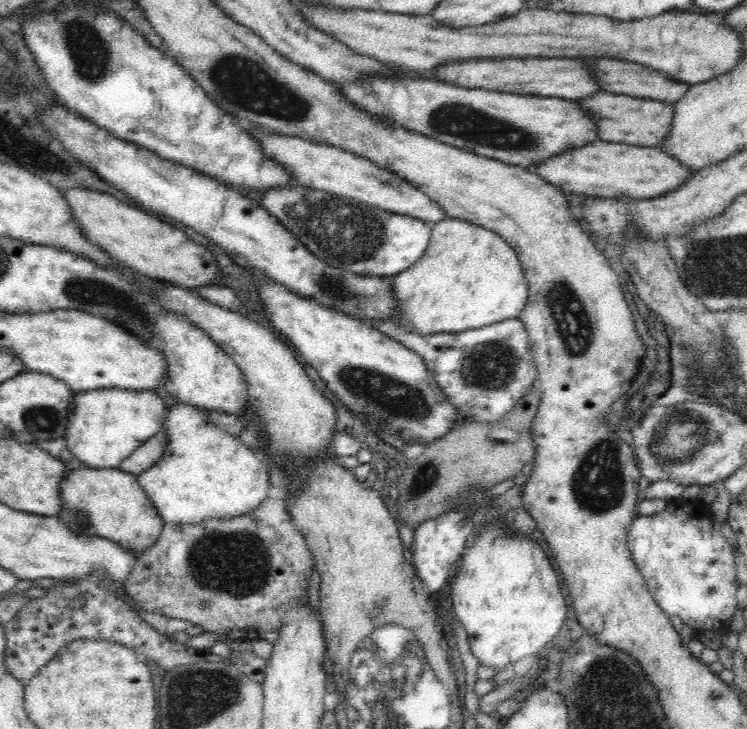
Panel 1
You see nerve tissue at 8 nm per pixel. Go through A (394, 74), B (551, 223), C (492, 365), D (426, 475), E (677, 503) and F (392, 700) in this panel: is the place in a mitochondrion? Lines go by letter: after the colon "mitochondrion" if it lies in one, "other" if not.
A: other
B: other
C: mitochondrion
D: mitochondrion
E: other
F: mitochondrion

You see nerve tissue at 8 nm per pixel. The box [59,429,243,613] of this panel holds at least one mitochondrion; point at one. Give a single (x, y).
(79, 519)

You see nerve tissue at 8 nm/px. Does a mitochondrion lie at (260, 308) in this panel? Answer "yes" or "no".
no

